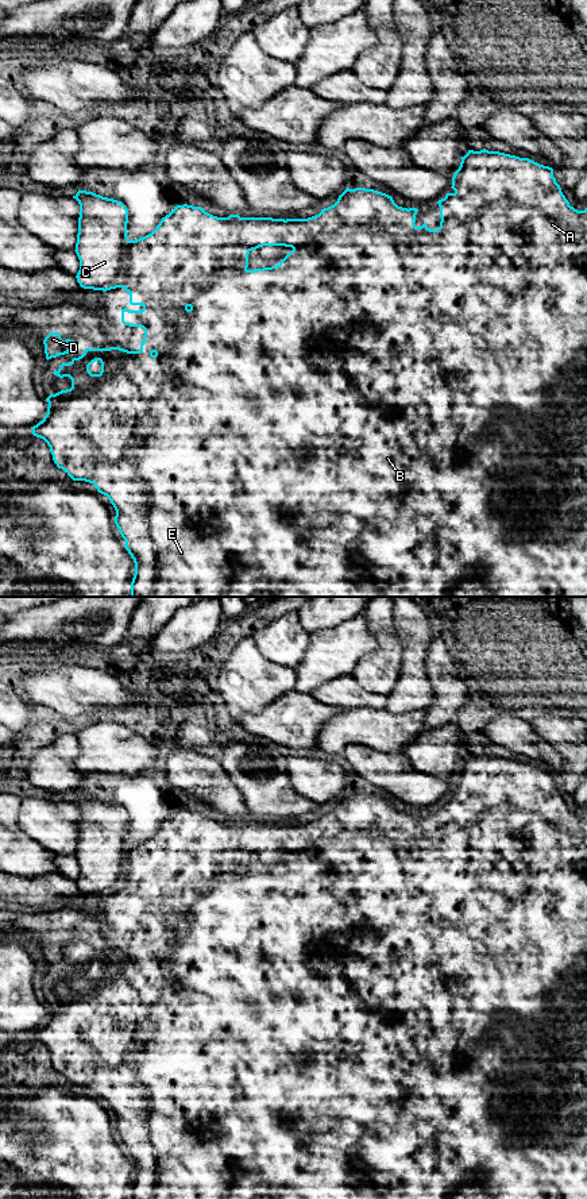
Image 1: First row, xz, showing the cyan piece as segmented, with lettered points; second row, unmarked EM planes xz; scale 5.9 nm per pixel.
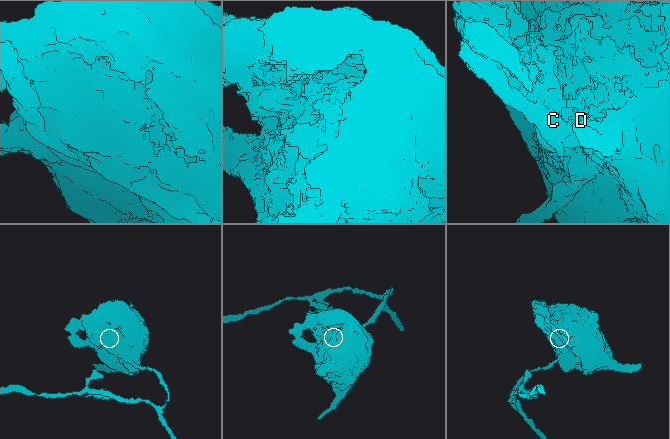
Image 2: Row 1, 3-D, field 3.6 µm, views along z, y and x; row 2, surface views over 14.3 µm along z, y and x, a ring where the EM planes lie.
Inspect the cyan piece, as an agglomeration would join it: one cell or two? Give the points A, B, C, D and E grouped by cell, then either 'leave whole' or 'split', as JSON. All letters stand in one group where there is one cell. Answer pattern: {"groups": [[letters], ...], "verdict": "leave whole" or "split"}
{"groups": [["A", "B", "D", "E"], ["C"]], "verdict": "split"}

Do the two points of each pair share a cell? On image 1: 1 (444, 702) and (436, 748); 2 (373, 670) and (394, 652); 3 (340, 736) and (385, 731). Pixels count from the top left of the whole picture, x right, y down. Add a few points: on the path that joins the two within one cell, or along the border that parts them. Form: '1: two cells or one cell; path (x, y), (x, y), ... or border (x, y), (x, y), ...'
1: two cells; border (459, 721), (427, 728)
2: one cell; path (378, 669), (389, 658)
3: one cell; path (351, 731), (374, 731)

